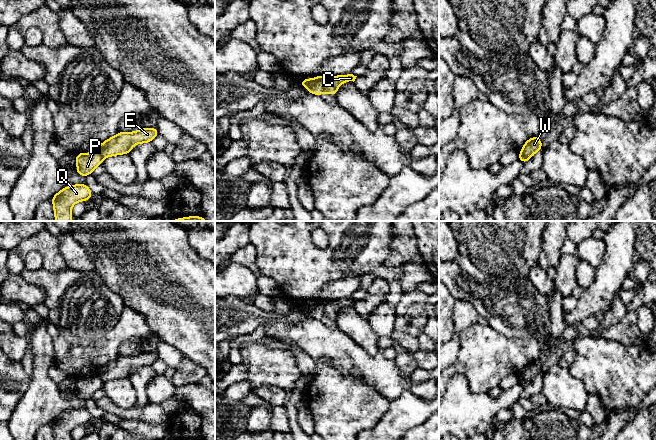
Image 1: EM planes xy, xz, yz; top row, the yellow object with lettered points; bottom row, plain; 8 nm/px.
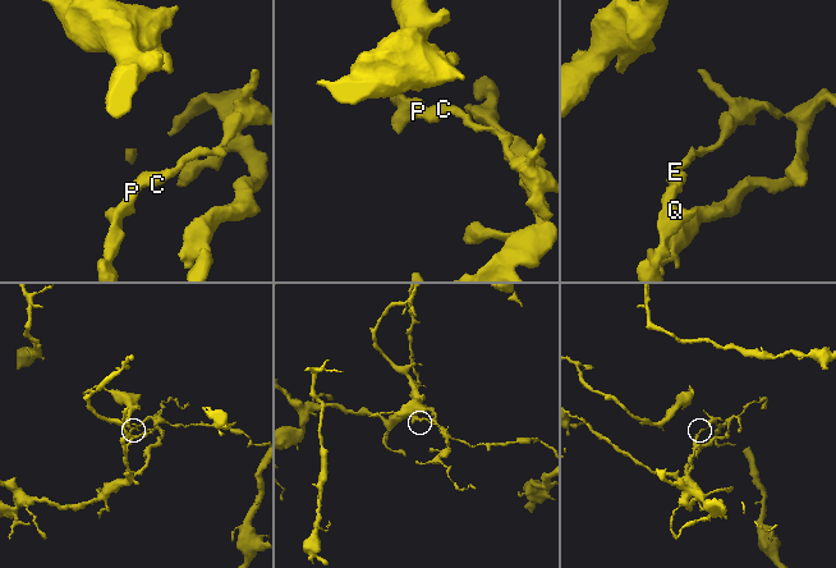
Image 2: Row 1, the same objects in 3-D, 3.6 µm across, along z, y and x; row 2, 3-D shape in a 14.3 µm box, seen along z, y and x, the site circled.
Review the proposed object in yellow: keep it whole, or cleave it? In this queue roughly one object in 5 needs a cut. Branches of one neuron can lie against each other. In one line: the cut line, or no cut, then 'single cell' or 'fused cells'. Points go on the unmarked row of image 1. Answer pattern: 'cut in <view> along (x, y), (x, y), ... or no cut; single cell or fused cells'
cut in xz along (327, 302), (323, 315); fused cells

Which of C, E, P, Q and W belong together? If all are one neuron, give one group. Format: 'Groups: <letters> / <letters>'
Groups: C E W / P Q

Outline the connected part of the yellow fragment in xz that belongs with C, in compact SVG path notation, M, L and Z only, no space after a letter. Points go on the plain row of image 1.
M347 298L347 299L338 299L338 300L333 300L329 301L326 303L324 307L324 312L323 315L336 320L337 319L337 314L338 310L349 305L355 305L357 300L354 300L353 298Z

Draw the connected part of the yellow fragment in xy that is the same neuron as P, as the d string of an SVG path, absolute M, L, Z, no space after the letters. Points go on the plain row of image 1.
M97 374L91 377L76 378L76 397L82 400L92 398L93 394L102 387L103 383L104 382Z

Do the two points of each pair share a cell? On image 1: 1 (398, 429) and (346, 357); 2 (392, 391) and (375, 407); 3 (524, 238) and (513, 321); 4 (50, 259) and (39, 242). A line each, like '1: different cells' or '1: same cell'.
1: different cells
2: different cells
3: different cells
4: same cell

